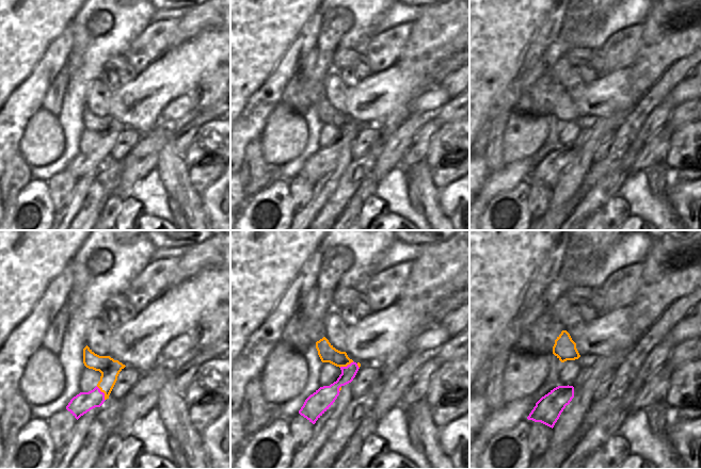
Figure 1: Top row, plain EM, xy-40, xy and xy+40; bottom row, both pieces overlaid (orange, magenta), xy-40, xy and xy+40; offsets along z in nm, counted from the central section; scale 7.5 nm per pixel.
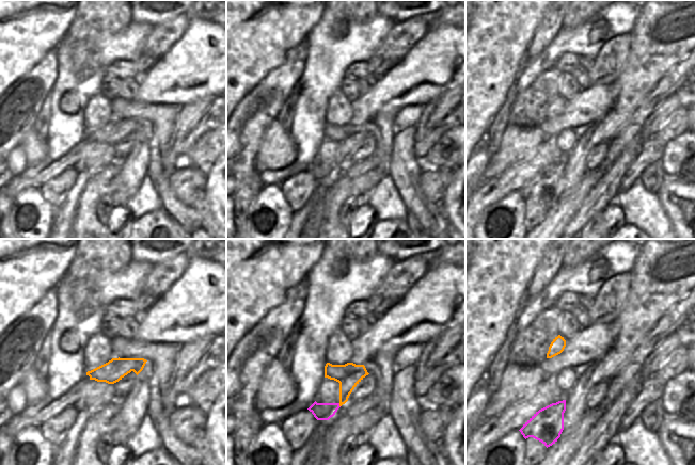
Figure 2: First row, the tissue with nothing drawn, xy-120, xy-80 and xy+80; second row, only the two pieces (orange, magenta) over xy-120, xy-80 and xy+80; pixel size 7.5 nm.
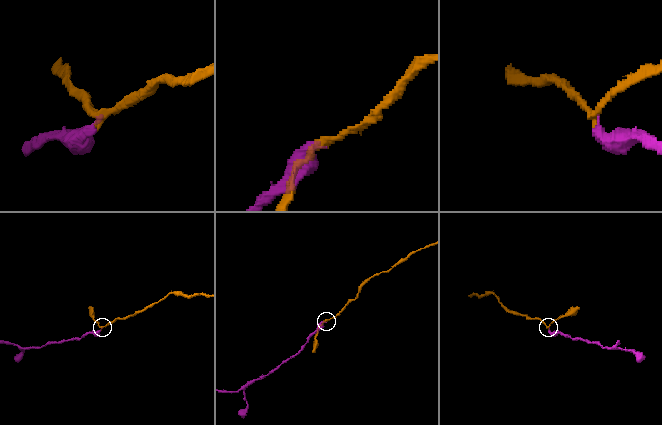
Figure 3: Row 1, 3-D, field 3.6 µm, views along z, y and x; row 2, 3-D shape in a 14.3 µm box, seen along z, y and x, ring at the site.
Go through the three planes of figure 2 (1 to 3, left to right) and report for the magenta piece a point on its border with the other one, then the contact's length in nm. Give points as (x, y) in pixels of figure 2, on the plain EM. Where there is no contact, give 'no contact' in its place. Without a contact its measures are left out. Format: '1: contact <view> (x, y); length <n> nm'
1: no contact
2: contact xy-80 (340, 166); length 30 nm
3: no contact

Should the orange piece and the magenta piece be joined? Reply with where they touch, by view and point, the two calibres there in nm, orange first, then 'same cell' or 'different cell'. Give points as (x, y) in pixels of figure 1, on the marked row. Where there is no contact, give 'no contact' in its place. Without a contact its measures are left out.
meets orange in xy-40 at (104, 392); 150 nm thick on the orange side, 150 nm on the other; same cell

